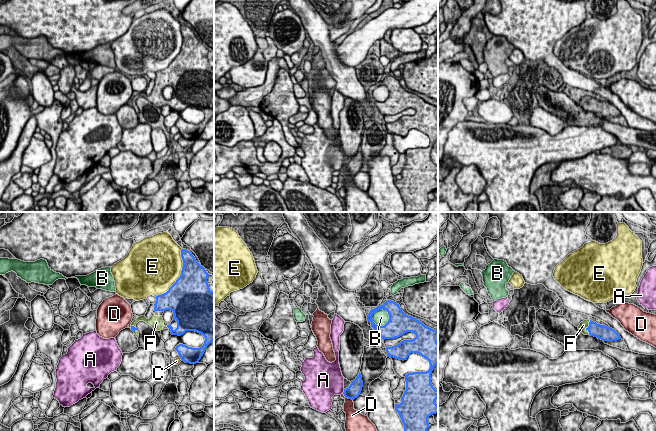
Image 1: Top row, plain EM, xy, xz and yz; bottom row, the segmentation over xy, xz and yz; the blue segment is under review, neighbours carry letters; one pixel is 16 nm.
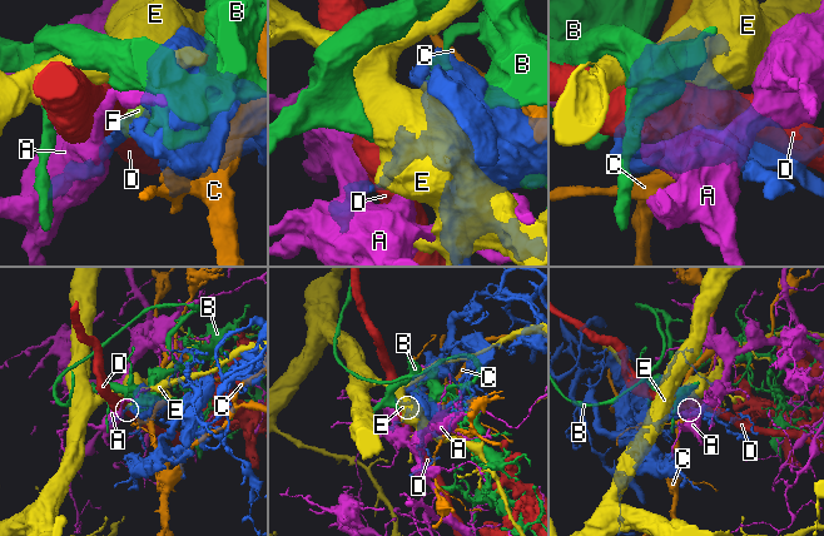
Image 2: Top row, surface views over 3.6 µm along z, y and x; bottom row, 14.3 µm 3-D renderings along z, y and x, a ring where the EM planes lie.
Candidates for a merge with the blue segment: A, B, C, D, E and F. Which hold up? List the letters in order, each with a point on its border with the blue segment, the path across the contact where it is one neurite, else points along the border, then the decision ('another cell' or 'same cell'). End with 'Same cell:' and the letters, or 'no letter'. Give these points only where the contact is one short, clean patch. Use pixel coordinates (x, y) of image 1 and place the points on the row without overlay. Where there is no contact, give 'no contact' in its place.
A: meets blue in xz at (344, 167); border along xz (344, 165), (342, 169); another cell
B: meets blue in xz at (379, 102); another cell
C: meets blue in xy at (180, 133); another cell
D: meets blue in xz at (347, 173); another cell
E: meets blue in xy at (180, 51); another cell
F: meets blue in yz at (588, 103); same cell
Same cell: F

